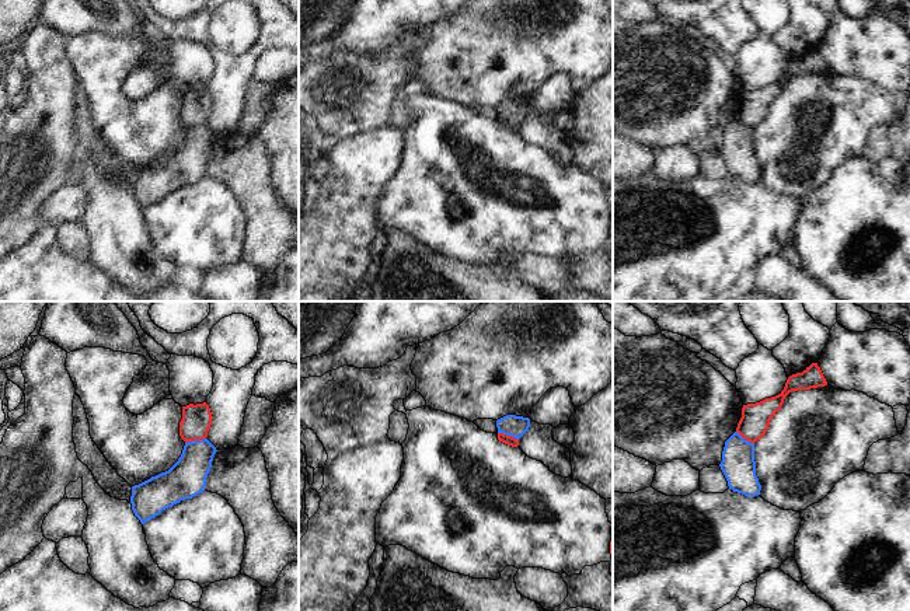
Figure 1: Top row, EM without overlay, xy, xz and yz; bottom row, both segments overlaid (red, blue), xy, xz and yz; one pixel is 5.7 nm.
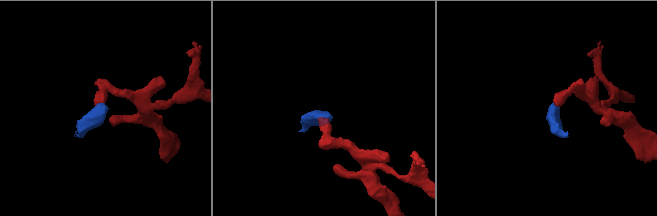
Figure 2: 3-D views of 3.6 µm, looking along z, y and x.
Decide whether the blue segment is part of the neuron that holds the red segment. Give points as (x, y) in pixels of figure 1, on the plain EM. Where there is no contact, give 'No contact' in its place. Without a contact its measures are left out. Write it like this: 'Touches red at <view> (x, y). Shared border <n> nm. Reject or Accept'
Touches red at xy (195, 125). Shared border 120 nm. Reject.

